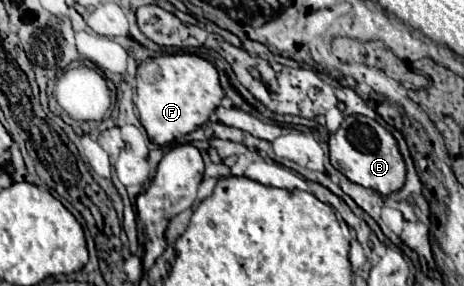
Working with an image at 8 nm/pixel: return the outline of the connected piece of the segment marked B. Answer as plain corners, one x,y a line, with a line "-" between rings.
347,115
341,127
329,135
329,159
347,179
367,189
375,189
381,195
389,195
405,183
405,163
395,137
383,125
363,115

